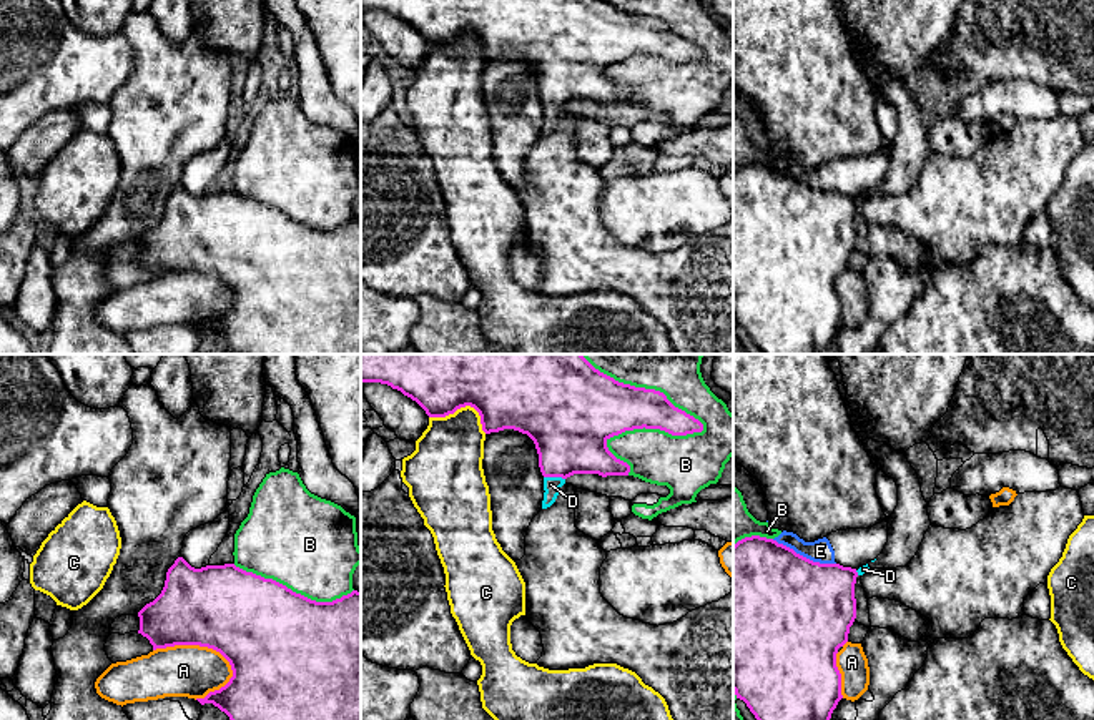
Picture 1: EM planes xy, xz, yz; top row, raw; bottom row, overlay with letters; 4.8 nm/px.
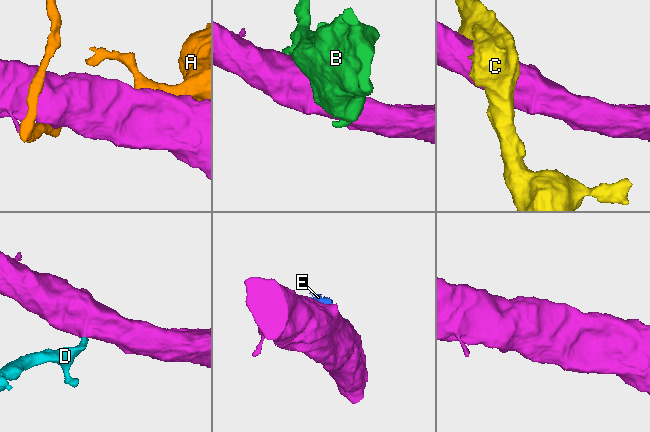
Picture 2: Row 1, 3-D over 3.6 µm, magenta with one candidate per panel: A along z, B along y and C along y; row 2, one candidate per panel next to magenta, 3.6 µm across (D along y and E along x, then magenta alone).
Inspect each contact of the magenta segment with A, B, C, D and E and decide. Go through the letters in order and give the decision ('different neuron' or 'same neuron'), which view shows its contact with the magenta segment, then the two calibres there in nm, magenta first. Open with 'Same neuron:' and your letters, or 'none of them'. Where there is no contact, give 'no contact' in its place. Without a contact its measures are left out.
Same neuron: D
A: different neuron | xy | 420/260 nm
B: different neuron | xz | 280/190 nm
C: different neuron | xz | 280/320 nm
D: same neuron | xz | 380/80 nm
E: different neuron | yz | 500/110 nm

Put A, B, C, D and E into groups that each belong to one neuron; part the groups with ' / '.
A / B E / C / D

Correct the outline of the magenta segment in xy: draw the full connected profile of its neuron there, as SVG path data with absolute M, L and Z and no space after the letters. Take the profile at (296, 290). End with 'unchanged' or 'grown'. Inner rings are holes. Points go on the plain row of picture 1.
M178 185L166 200L161 221L140 239L140 258L150 268L153 278L175 273L200 273L219 279L231 293L233 304L219 318L209 319L205 326L196 326L201 333L213 331L224 339L234 354L361 354L361 219L352 218L333 229L316 229L293 219L286 213L246 200L234 191L191 195L183 185Z | unchanged

